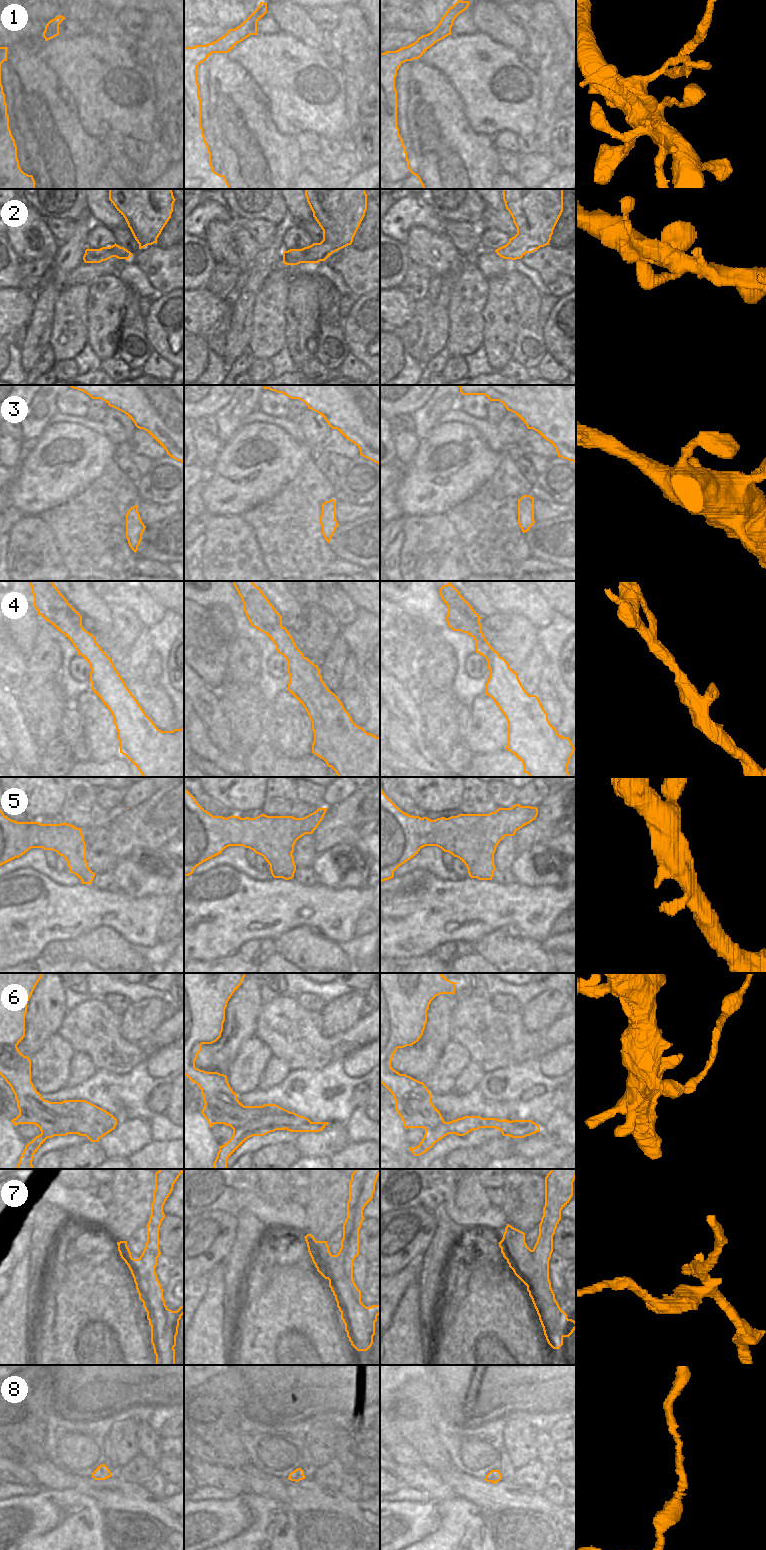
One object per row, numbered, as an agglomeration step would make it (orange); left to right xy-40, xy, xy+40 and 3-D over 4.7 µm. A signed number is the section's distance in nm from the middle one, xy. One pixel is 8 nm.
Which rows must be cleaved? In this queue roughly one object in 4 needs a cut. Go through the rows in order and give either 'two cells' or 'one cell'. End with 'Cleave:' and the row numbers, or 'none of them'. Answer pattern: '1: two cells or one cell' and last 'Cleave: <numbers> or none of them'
1: two cells
2: one cell
3: one cell
4: one cell
5: one cell
6: two cells
7: two cells
8: one cell
Cleave: 1, 6, 7

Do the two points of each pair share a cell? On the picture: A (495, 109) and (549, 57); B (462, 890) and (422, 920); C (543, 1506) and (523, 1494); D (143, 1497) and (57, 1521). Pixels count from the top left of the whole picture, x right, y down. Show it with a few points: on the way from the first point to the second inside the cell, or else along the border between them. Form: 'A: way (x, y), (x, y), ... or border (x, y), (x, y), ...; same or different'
A: border (535, 72), (538, 78), (539, 95); different
B: way (453, 900), (439, 914), (432, 915); same
C: way (538, 1503), (528, 1499); same
D: border (82, 1494), (90, 1496), (104, 1511); different

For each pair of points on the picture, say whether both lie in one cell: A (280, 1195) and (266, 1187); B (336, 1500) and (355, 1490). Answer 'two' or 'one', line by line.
A: one
B: two

